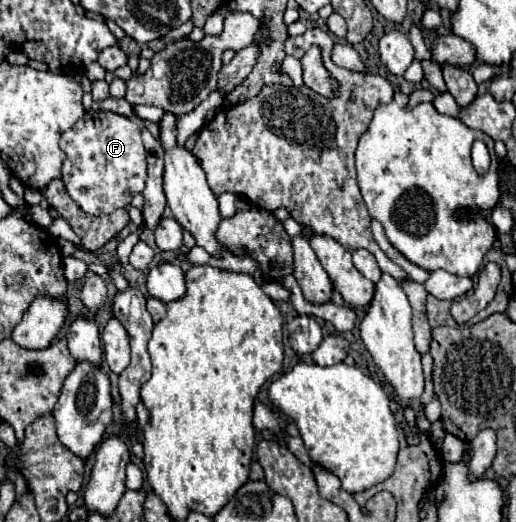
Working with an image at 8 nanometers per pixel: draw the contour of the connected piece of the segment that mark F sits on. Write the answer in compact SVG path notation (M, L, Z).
M87 111L61 137L61 149L67 159L63 163L63 183L69 197L89 215L111 213L127 207L133 195L145 189L147 161L141 141L141 129L133 119L111 111Z

